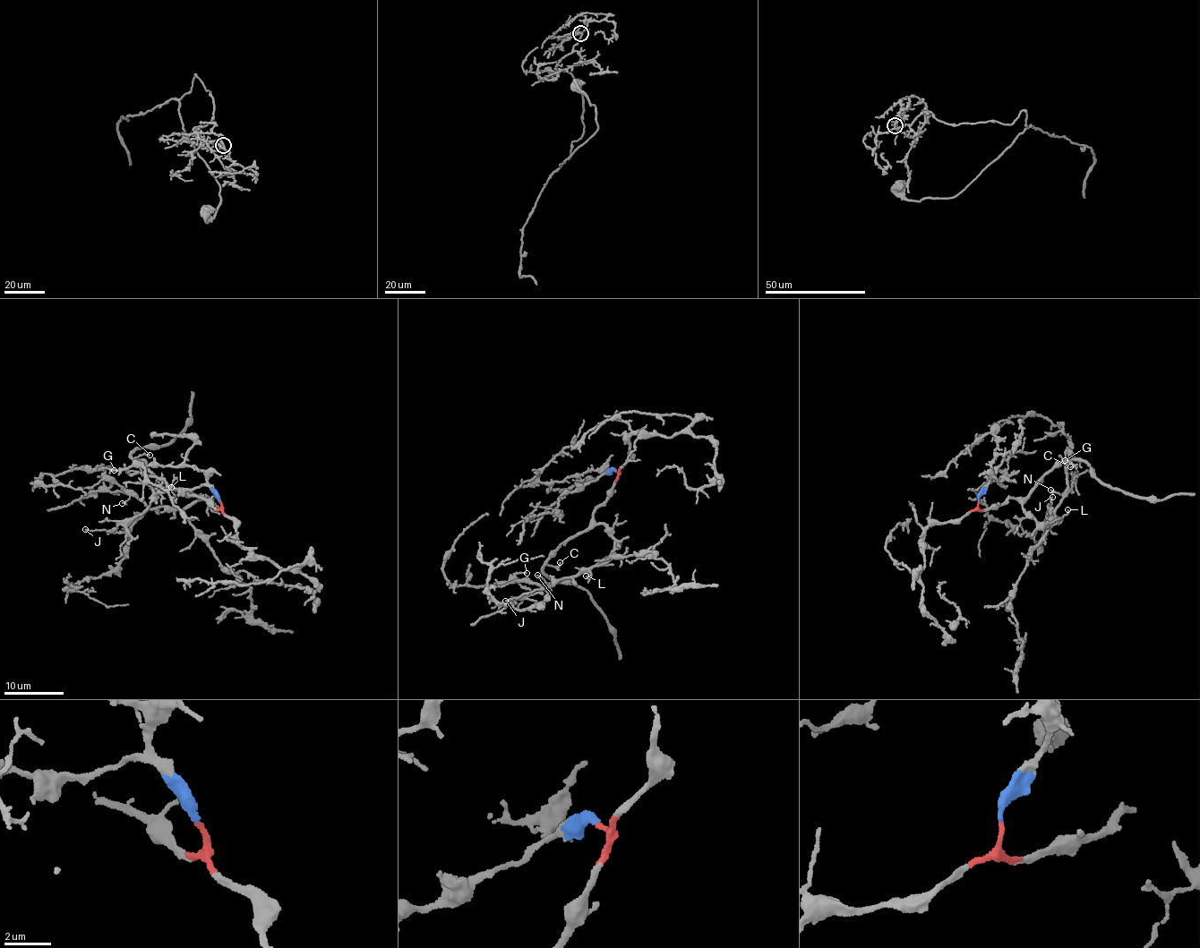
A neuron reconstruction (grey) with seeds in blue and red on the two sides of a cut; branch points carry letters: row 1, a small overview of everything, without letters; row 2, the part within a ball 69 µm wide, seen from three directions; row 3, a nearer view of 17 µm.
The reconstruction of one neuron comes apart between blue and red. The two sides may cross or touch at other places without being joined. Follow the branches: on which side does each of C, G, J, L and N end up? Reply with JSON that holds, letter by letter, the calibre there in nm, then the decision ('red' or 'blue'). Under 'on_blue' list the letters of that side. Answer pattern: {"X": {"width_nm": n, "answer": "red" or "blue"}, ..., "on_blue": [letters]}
{"C": {"width_nm": 140, "answer": "red"}, "G": {"width_nm": 160, "answer": "red"}, "J": {"width_nm": 140, "answer": "red"}, "L": {"width_nm": 130, "answer": "red"}, "N": {"width_nm": 180, "answer": "red"}, "on_blue": []}

